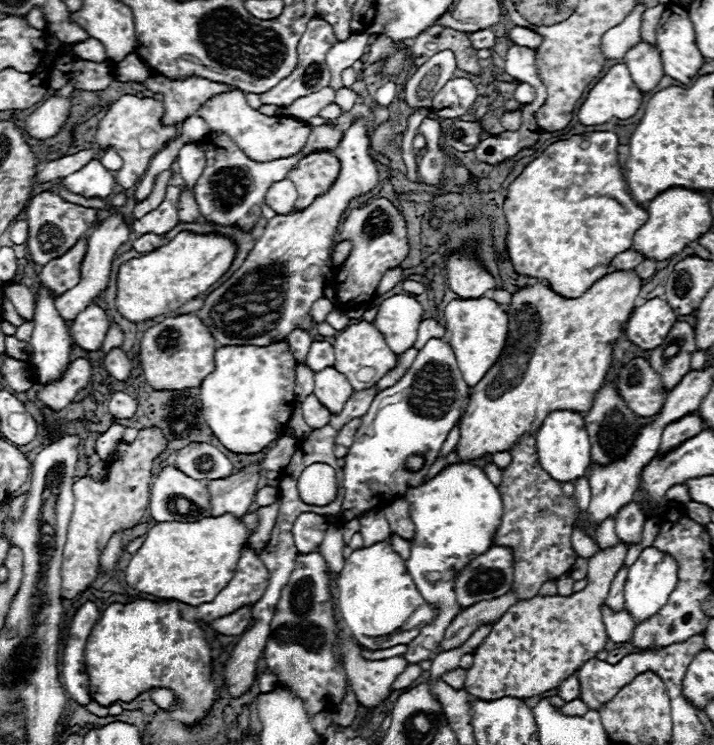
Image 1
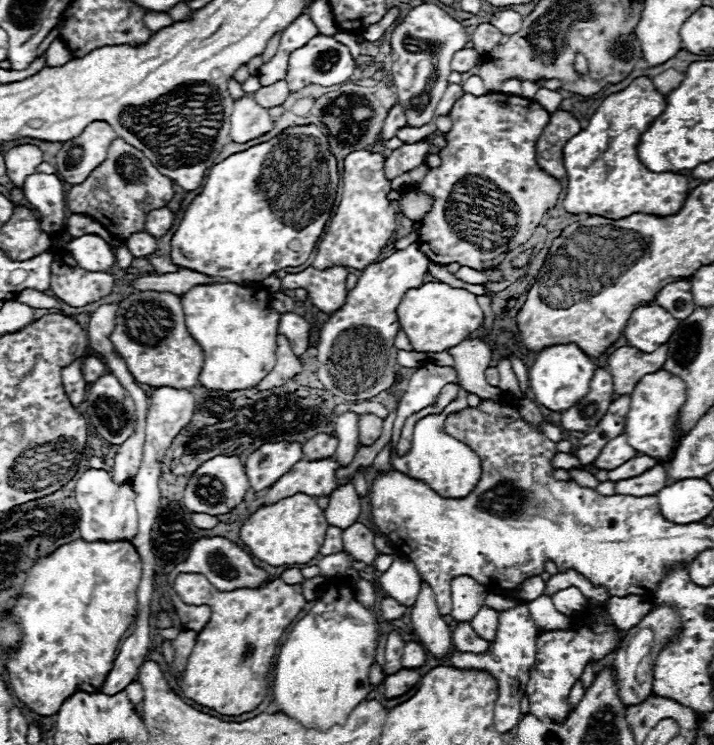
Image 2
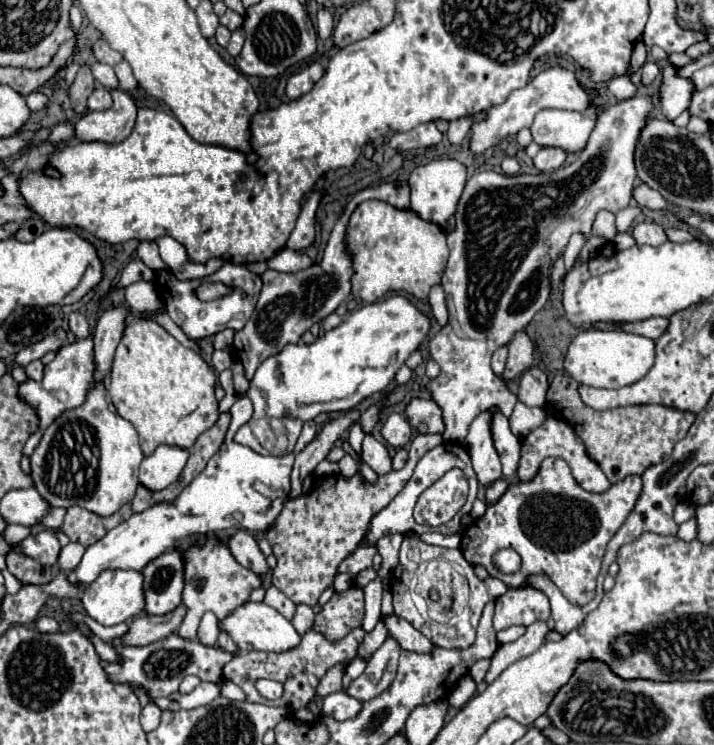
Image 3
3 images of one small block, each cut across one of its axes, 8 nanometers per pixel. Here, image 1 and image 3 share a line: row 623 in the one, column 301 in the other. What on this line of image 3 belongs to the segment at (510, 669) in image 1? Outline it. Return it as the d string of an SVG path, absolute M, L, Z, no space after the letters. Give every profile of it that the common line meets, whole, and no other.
M418 434L410 442L408 450L410 458L406 466L402 470L380 476L376 484L362 482L360 474L352 478L344 478L340 474L324 476L316 480L312 492L288 500L284 504L284 510L280 512L280 516L266 534L266 540L270 542L272 552L278 560L272 572L272 584L280 592L284 592L294 604L316 606L318 596L332 584L338 564L346 556L350 556L368 534L370 530L368 518L374 518L374 514L378 514L384 506L390 504L390 500L410 480L416 462L440 442L442 442L440 434Z

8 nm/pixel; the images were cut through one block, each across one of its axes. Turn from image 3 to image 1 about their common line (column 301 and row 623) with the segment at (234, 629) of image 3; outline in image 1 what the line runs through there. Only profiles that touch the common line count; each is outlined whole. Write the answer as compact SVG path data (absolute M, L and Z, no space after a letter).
M644 548L638 560L628 568L628 578L624 586L624 610L632 616L636 624L648 620L650 616L654 616L654 612L658 612L666 604L676 582L678 582L676 560L656 548Z

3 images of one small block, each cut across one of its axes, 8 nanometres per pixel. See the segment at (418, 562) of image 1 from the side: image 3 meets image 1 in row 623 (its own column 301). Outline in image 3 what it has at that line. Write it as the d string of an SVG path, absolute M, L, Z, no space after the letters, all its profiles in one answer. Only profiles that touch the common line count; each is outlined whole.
M306 422L306 426L302 428L302 434L300 434L300 446L296 446L296 450L294 450L294 454L298 454L298 452L302 452L314 438L316 438L316 434L318 434L318 430L316 430L316 424L314 422Z

